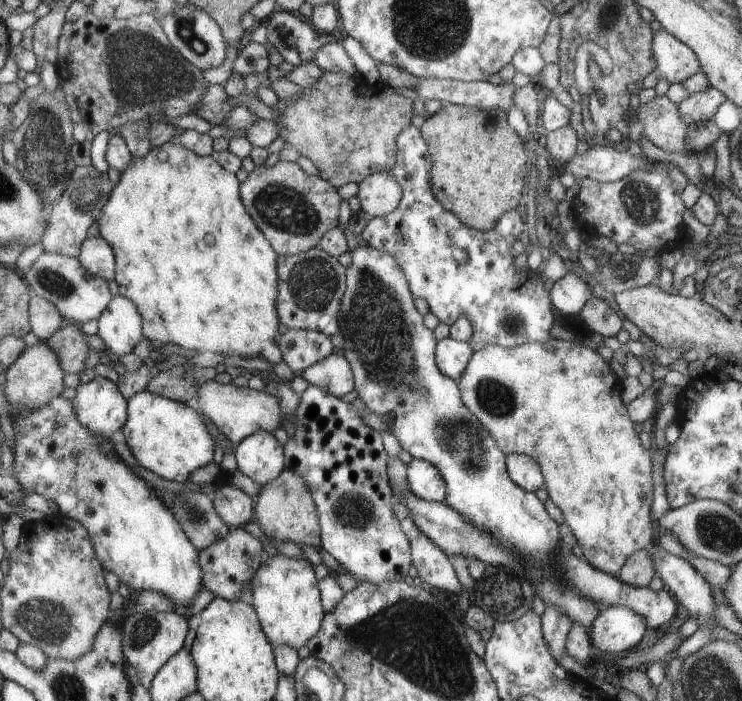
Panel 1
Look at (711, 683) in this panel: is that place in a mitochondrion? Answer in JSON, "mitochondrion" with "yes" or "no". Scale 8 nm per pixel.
{"mitochondrion":"yes"}

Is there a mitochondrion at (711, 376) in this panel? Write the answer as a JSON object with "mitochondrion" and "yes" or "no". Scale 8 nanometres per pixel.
{"mitochondrion":"no"}

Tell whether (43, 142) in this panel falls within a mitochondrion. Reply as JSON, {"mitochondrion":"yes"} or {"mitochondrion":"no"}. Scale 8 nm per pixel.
{"mitochondrion":"yes"}

